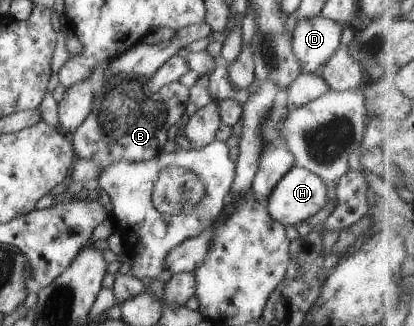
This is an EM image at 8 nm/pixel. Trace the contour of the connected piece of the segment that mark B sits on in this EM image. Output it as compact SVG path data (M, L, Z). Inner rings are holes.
M112 74L101 81L95 86L88 115L69 135L76 157L93 161L99 173L120 160L135 162L156 157L184 120L189 88L174 80L151 92L146 79Z

